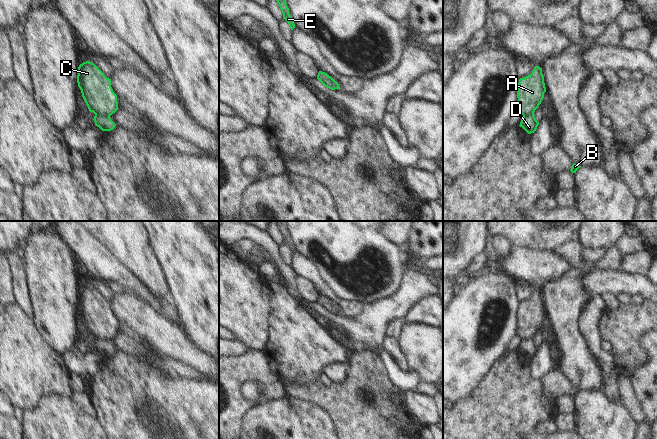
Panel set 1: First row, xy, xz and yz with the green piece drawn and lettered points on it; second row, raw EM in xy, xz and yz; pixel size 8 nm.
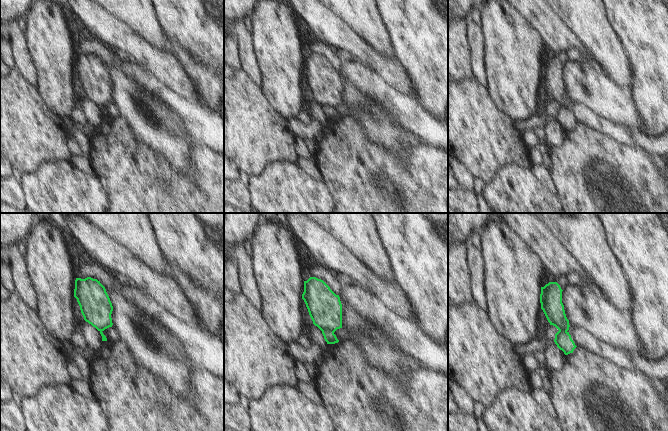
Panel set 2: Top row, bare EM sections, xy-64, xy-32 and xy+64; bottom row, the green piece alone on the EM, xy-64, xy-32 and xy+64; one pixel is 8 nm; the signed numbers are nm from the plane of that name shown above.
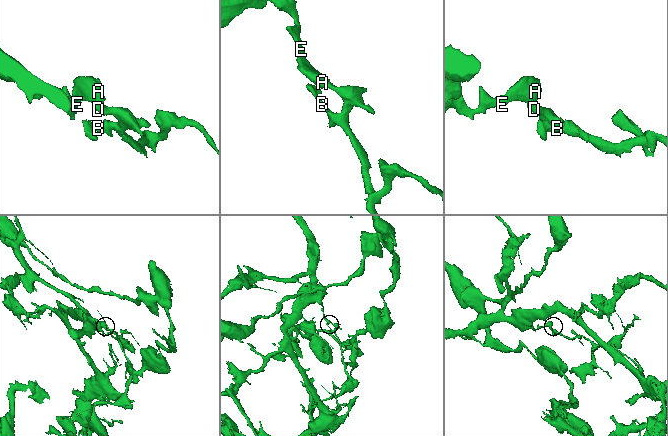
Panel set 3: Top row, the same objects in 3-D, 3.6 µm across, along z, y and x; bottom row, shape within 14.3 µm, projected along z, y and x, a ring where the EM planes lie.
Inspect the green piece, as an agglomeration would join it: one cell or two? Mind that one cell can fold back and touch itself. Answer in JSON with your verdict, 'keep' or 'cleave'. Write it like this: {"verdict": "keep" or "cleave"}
{"verdict": "cleave"}

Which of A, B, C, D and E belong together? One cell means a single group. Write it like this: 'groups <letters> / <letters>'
groups A C E / B D

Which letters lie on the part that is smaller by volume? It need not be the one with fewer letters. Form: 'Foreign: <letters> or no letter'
Foreign: B, D

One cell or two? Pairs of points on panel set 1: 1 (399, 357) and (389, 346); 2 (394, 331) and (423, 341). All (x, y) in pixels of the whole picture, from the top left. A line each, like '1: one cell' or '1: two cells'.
1: one cell
2: two cells

